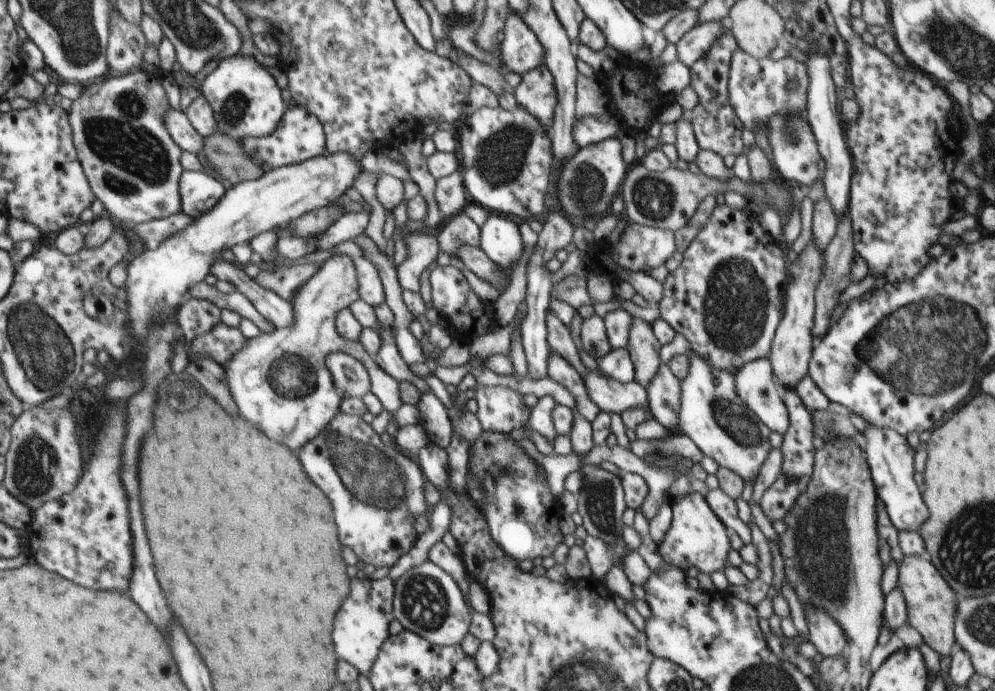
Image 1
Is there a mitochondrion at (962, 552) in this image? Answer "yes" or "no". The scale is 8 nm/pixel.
yes

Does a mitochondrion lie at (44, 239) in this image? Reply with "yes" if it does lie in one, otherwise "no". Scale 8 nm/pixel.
no

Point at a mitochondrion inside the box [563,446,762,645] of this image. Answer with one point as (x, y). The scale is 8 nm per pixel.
(600, 500)

